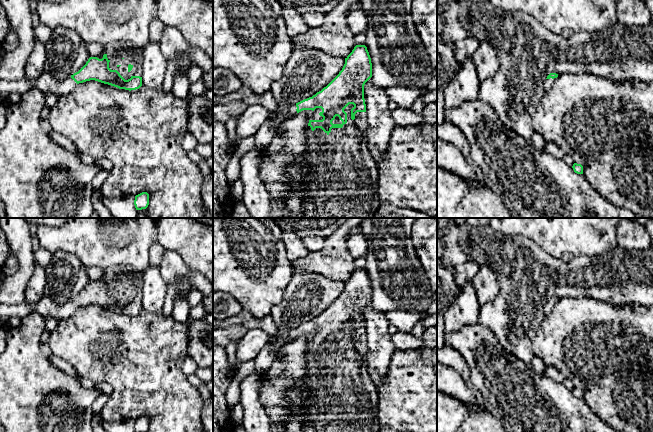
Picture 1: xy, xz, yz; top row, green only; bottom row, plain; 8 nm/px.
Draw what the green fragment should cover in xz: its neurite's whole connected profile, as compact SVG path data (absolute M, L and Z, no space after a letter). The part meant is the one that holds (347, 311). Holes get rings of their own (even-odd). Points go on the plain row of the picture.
M356 269L345 282L339 298L321 315L296 328L289 336L312 334L306 353L310 394L303 432L379 432L378 392L367 363L368 346L364 309L372 301L372 287L365 269Z

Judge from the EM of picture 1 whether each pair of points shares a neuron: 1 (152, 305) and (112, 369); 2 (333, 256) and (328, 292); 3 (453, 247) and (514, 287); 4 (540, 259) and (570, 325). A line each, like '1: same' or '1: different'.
1: different
2: different
3: same
4: different

